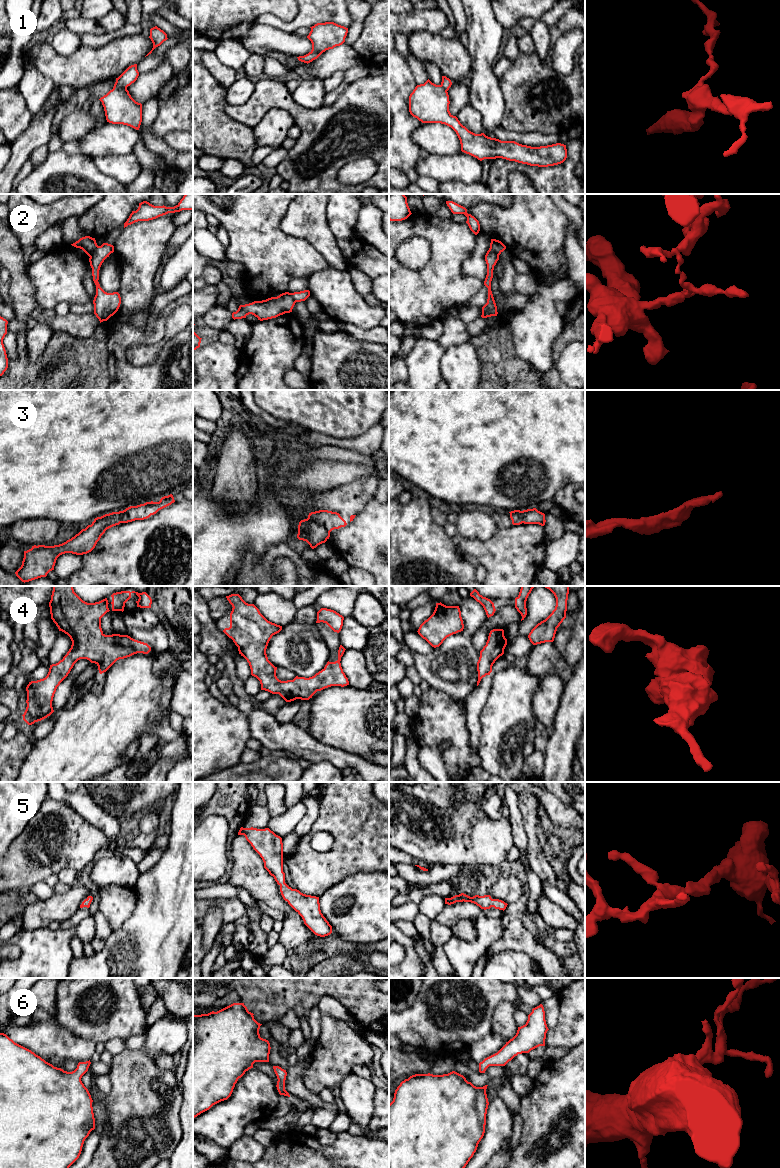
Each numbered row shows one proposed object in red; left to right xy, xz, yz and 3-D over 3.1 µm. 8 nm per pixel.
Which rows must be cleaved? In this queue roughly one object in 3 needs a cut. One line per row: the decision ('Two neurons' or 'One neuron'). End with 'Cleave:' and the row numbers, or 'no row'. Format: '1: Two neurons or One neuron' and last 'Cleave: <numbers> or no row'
1: One neuron
2: Two neurons
3: One neuron
4: One neuron
5: One neuron
6: One neuron
Cleave: 2

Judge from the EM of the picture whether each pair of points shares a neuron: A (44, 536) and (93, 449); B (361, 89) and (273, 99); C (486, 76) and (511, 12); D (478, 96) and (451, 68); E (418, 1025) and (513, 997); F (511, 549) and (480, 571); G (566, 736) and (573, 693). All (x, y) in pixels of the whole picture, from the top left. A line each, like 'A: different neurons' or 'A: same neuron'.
A: different neurons
B: same neuron
C: different neurons
D: different neurons
E: same neuron
F: different neurons
G: same neuron

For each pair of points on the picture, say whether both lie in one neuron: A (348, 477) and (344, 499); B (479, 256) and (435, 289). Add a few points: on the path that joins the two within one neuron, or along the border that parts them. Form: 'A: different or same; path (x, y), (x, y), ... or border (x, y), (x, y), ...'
A: different; border (369, 475), (325, 492)
B: different; border (475, 249), (463, 262), (462, 273), (482, 281)

